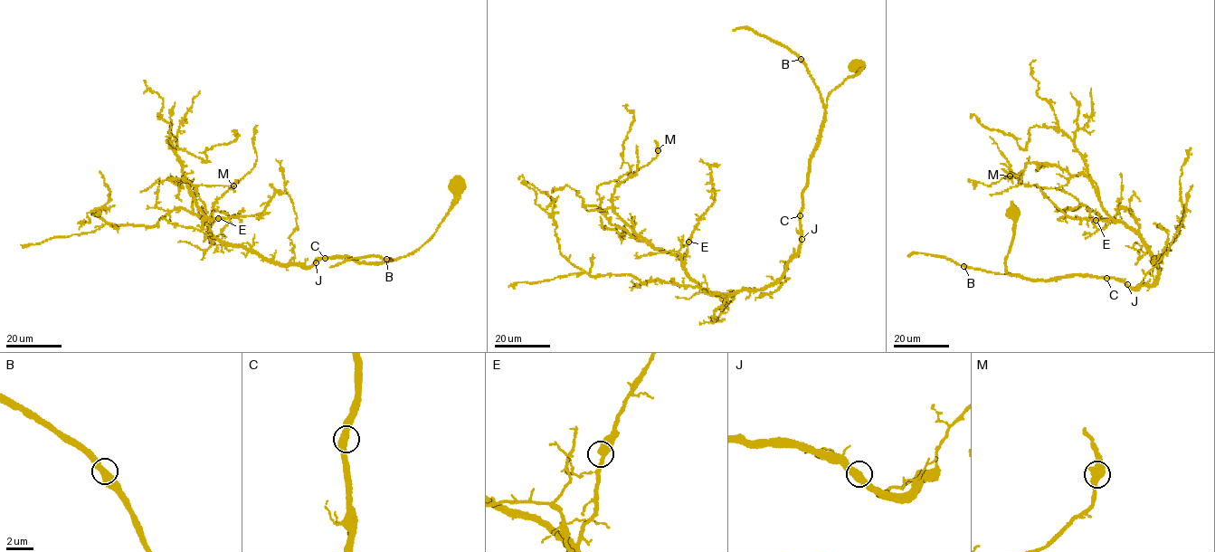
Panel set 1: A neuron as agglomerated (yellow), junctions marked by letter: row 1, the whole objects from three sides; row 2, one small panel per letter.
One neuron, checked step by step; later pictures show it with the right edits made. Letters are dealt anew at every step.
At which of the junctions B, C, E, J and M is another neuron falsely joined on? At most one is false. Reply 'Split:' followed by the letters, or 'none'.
Split: none

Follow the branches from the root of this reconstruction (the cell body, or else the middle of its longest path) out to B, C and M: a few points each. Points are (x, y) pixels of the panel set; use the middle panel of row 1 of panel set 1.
B: (855, 68), (852, 69), (860, 72), (844, 79), (831, 90), (825, 107), (818, 88), (801, 59)
C: (855, 68), (852, 69), (860, 72), (844, 79), (829, 96), (822, 126), (810, 161), (800, 215)
M: (855, 68), (828, 98), (799, 252), (763, 288), (710, 293), (614, 212), (615, 187), (658, 150)

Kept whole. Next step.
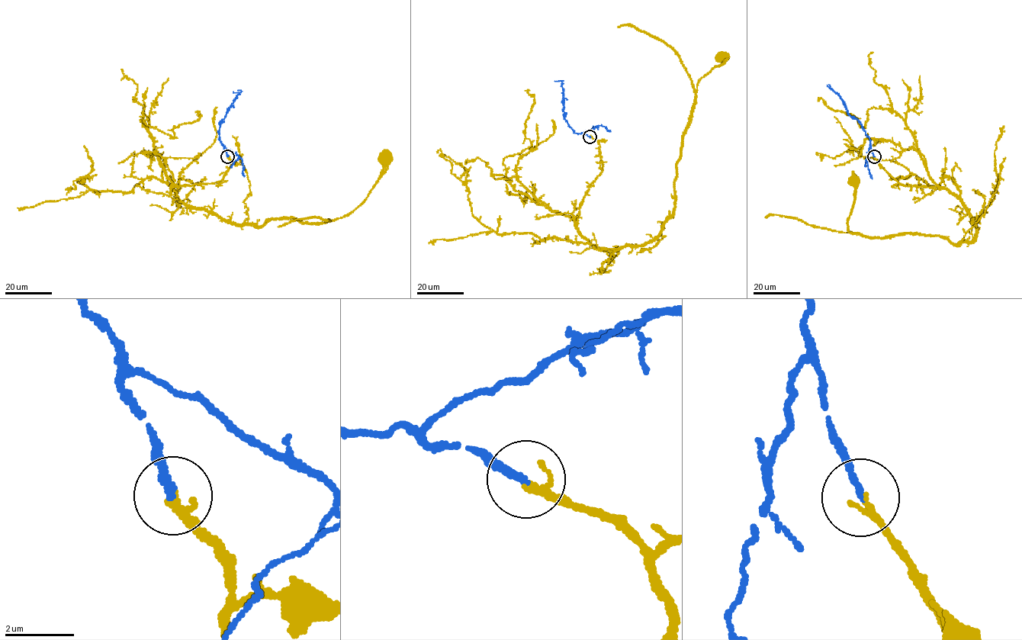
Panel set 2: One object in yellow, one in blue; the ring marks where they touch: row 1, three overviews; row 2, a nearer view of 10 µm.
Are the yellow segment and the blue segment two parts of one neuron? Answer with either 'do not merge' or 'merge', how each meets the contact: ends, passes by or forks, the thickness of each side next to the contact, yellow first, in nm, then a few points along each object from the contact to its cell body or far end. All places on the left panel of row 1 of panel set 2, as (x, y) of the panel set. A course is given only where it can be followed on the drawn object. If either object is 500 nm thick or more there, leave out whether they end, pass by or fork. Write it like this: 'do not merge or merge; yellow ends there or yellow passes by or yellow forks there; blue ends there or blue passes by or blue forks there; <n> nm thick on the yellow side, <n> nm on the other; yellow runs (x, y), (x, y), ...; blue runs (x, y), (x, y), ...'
merge; yellow passes by; blue ends there; 160 nm thick on the yellow side, 200 nm on the other; yellow runs (227, 156), (217, 182), (171, 186), (184, 203), (260, 226), (350, 213), (383, 159); blue runs (227, 156), (218, 130), (220, 122), (239, 94), (233, 91)

